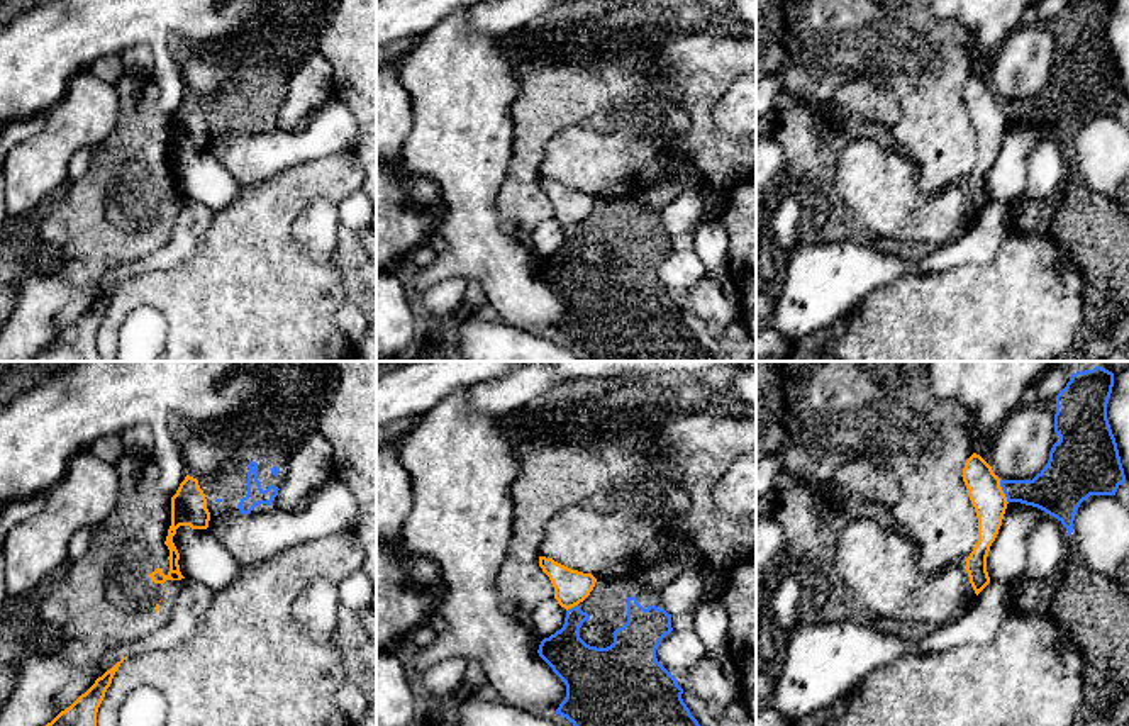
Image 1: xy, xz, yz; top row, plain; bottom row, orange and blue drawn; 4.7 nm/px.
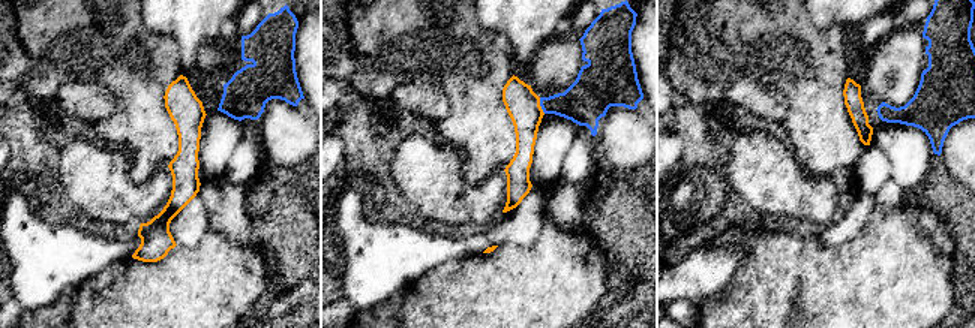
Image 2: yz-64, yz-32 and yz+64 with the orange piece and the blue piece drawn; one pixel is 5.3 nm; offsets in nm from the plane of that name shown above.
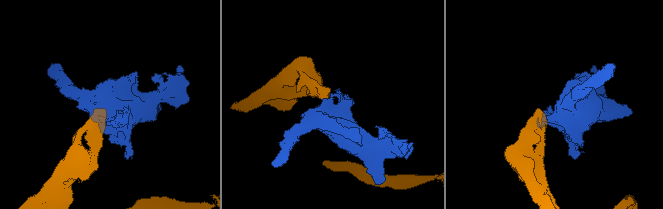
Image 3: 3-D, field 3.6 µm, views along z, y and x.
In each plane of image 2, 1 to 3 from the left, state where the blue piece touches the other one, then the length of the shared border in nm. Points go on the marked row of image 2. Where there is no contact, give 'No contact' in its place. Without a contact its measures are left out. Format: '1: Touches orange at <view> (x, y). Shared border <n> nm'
1: No contact
2: Touches orange at yz-32 (539, 105). Shared border 90 nm
3: No contact

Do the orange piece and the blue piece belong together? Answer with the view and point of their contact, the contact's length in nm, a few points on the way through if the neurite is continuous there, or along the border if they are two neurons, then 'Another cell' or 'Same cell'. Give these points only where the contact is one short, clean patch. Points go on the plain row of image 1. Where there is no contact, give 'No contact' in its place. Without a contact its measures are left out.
Touches orange at yz (1002, 112). Shared border 120 nm. Boundary: yz (999, 100), (1007, 122). Another cell

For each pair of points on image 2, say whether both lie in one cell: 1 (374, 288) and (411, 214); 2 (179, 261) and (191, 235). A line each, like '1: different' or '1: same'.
1: different
2: different

